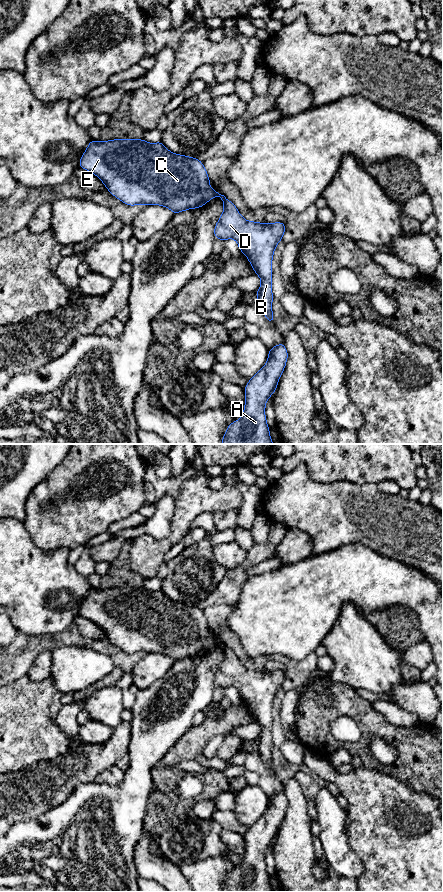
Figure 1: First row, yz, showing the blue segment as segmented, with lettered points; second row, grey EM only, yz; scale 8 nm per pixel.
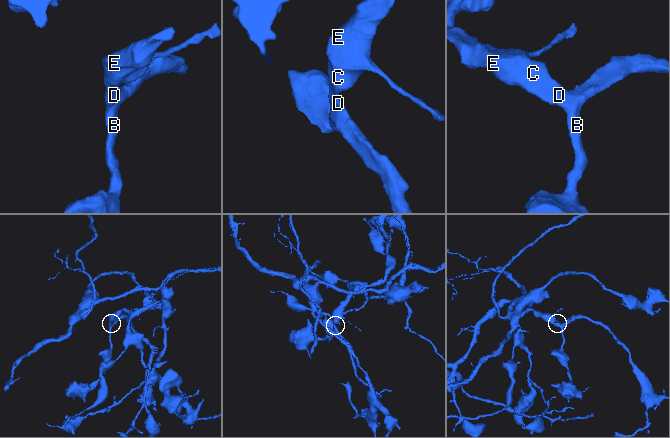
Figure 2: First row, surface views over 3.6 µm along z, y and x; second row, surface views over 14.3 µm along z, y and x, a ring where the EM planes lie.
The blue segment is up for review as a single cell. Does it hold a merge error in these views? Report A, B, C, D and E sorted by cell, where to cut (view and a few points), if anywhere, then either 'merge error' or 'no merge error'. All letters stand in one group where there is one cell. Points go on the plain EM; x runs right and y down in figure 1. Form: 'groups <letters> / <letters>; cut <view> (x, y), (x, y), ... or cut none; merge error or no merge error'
groups A B C D E; cut none; no merge error

